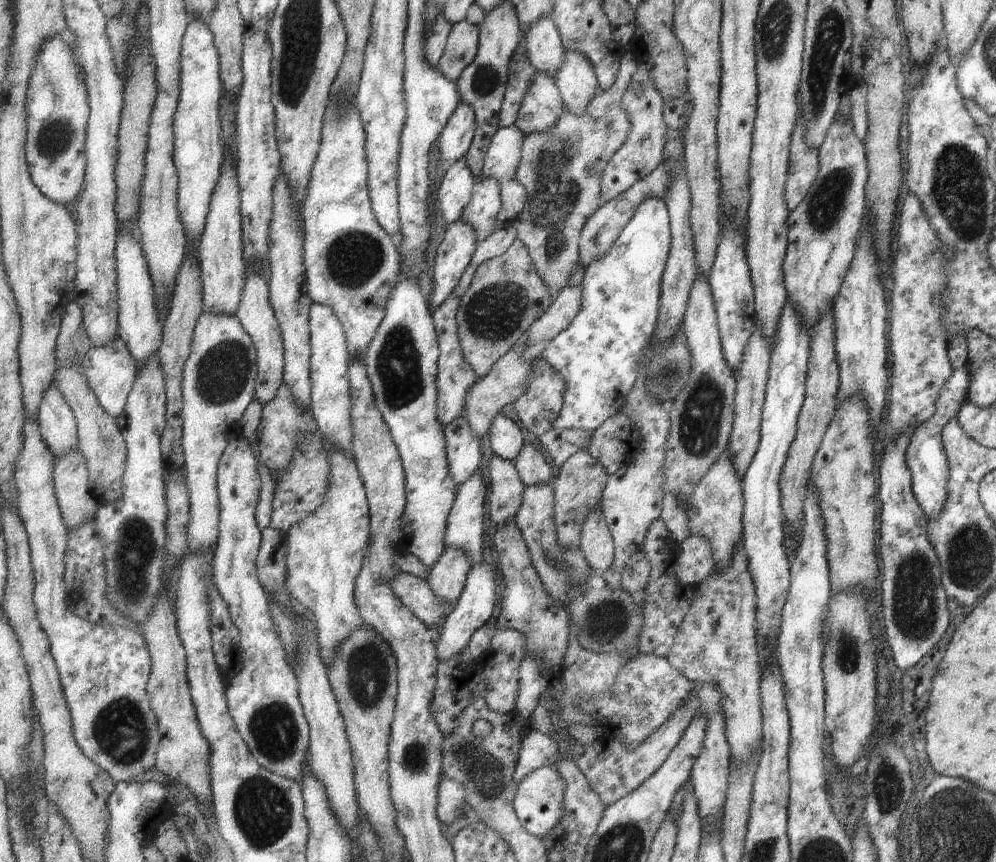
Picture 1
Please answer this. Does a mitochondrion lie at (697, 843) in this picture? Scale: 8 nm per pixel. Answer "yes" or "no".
no

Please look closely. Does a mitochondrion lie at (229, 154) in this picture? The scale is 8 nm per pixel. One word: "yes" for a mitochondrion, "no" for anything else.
no

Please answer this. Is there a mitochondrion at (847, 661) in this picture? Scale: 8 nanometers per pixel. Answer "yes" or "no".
yes

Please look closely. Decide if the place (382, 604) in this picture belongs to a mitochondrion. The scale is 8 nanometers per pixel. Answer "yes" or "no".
no

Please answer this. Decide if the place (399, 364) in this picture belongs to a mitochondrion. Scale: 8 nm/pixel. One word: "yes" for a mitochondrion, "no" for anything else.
yes

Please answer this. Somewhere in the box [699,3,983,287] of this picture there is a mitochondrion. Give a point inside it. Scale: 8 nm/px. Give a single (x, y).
(828, 38)

